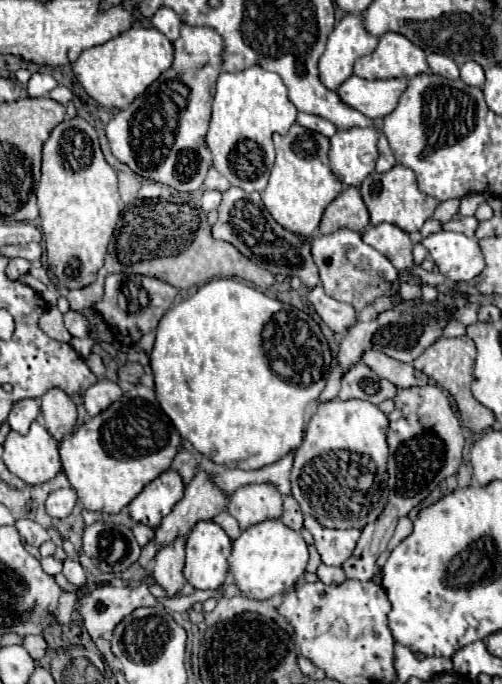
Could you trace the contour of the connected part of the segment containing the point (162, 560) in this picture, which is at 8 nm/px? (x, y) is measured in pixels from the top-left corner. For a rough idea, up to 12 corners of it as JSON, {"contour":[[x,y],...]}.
{"contour":[[185,538],[163,546],[153,564],[155,582],[169,594],[185,584]]}

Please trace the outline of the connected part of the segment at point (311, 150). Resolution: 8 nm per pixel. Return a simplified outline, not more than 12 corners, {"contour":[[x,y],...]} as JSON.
{"contour":[[299,124],[275,134],[263,204],[313,236],[343,190],[329,140]]}

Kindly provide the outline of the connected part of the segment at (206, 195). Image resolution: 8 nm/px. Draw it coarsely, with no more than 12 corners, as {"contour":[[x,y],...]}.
{"contour":[[203,192],[201,206],[205,212],[215,210],[221,202],[221,192]]}

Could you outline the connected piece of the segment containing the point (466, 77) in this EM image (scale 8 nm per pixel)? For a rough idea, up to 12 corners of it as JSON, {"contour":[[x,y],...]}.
{"contour":[[475,62],[459,68],[461,80],[469,86],[483,86],[483,68]]}

